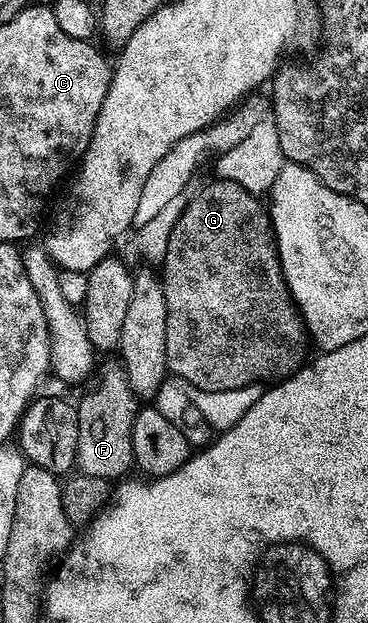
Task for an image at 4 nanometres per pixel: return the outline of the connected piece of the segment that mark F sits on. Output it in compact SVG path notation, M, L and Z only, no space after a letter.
M121 360L106 361L93 370L90 390L76 401L78 410L77 468L88 476L122 479L134 465L132 423L140 408Z

